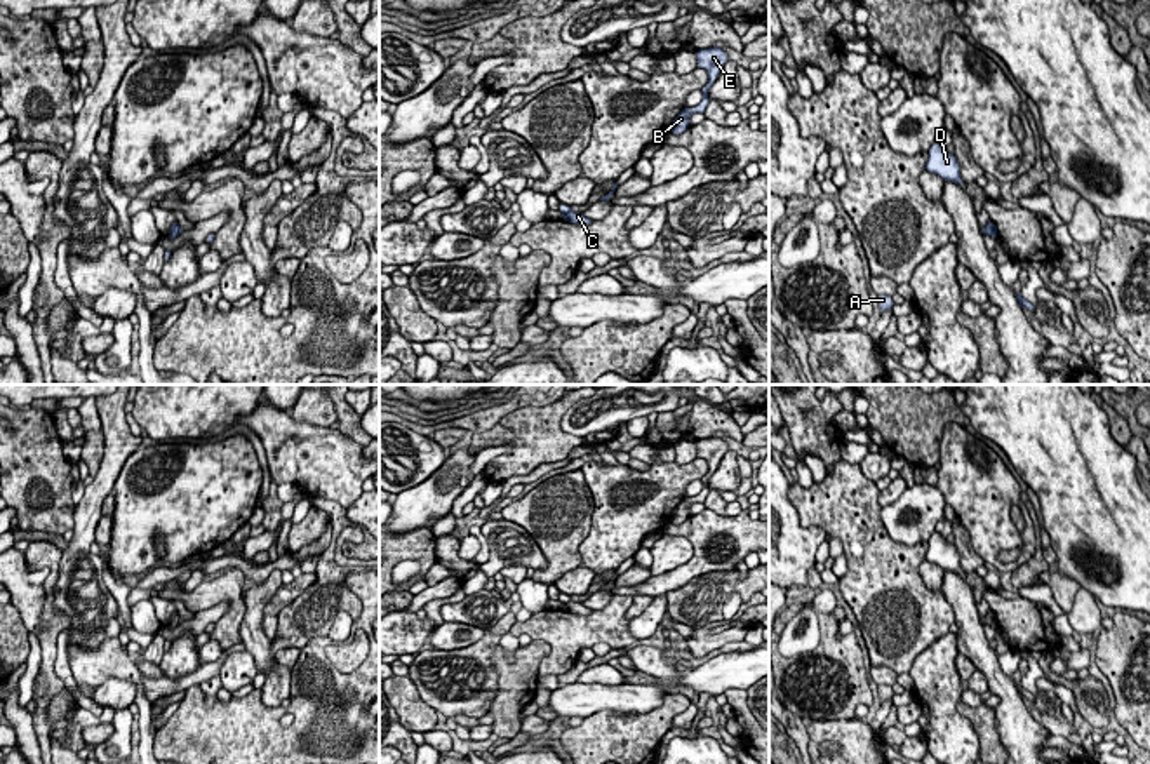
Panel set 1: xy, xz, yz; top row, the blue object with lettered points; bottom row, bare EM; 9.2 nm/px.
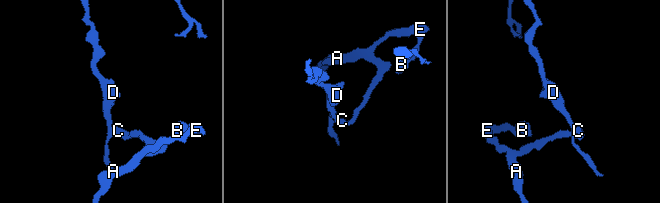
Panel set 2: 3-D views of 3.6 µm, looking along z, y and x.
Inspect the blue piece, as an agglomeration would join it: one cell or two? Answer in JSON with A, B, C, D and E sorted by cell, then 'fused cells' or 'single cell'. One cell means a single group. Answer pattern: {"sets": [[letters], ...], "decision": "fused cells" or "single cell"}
{"sets": [["A", "B", "C", "E"], ["D"]], "decision": "fused cells"}

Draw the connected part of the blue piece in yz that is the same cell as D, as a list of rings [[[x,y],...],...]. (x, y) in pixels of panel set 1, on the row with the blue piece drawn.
[[[936,141],[929,150],[926,171],[941,176],[943,181],[952,181],[959,186],[964,186],[955,155],[950,155],[946,148],[939,146]]]

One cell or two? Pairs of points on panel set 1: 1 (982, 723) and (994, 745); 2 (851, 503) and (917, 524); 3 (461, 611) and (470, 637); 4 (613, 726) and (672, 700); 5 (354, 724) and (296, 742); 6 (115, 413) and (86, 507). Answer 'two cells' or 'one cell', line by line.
1: one cell
2: two cells
3: two cells
4: one cell
5: one cell
6: one cell

